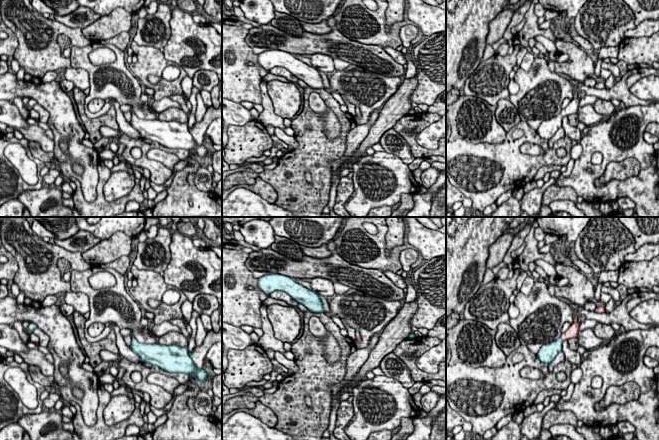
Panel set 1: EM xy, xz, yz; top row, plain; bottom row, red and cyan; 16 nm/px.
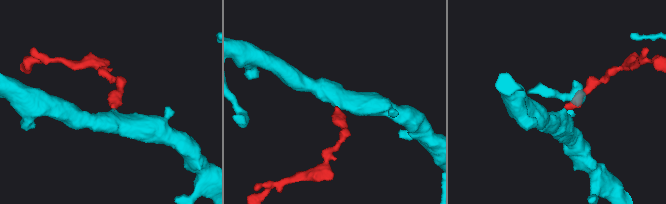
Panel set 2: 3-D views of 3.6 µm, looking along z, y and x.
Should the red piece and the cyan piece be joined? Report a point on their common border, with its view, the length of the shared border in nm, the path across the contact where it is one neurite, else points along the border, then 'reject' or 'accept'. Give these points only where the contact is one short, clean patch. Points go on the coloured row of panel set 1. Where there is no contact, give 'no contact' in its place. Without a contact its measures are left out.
yz (561, 338) | 70 nm | across yz (572, 332), (561, 338), (551, 350) | accept

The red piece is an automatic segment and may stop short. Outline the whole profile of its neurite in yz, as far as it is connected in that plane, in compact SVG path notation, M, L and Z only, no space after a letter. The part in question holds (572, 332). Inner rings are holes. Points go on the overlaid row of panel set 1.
M575 320L561 337L554 342L542 345L537 353L537 358L546 364L550 364L555 357L562 351L562 342L571 338L576 338L579 332L580 322Z

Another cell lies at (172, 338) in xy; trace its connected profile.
M169 332L158 338L158 343L161 345L177 345L181 347L188 346L189 339L181 332Z

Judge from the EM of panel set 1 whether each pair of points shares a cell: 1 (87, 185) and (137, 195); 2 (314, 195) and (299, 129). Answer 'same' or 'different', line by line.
1: different
2: same

